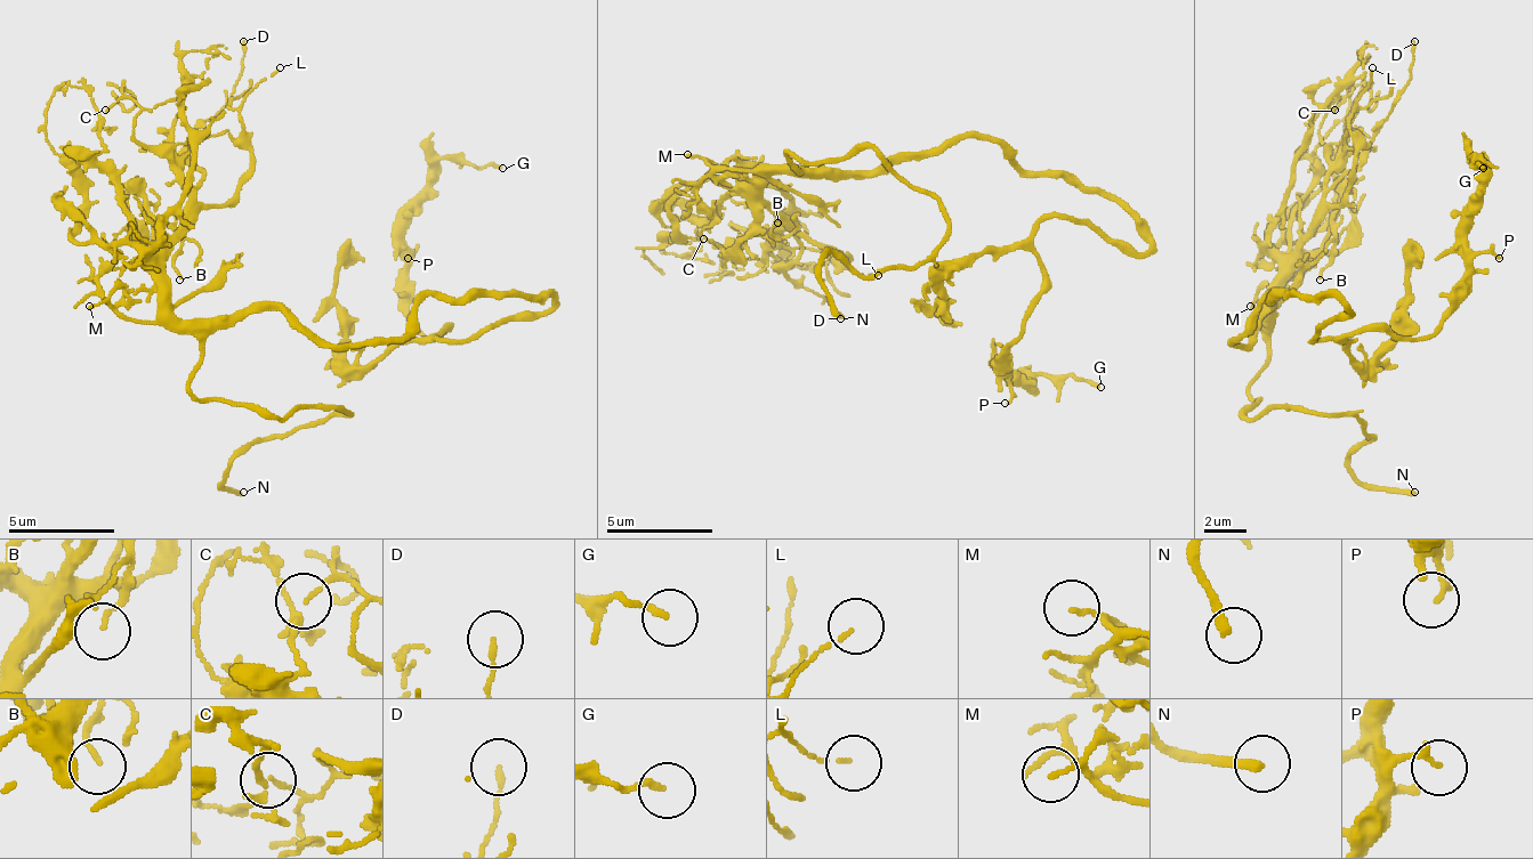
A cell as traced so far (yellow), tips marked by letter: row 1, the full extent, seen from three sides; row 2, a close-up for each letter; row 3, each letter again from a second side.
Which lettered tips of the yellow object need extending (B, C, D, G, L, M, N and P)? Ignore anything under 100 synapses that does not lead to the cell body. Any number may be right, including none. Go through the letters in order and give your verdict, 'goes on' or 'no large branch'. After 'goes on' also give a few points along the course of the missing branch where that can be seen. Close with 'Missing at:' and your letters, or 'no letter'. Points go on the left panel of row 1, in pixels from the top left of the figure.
B: no large branch
C: no large branch
D: no large branch
G: no large branch
L: no large branch
M: no large branch
N: goes on | (243, 492), (259, 502), (280, 496), (190, 502), (159, 464), (174, 434), (222, 374)
P: no large branch
Missing at: N

